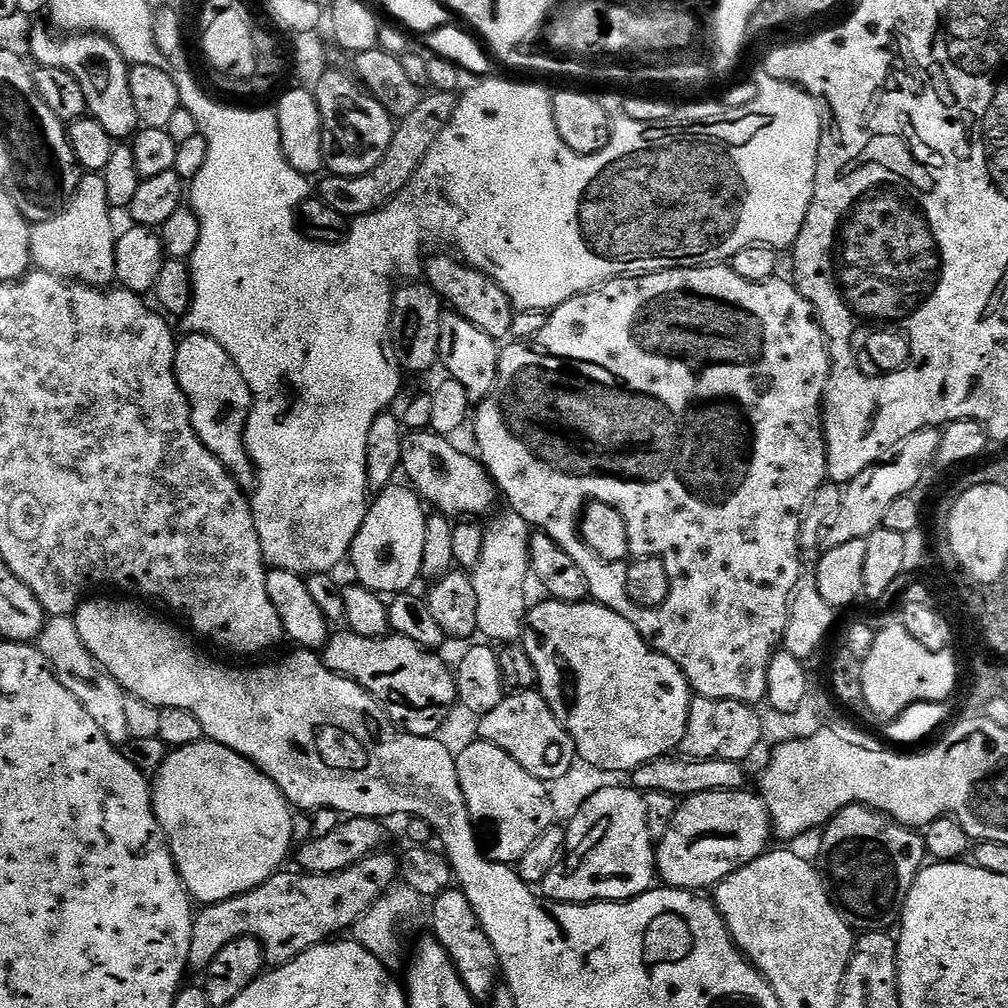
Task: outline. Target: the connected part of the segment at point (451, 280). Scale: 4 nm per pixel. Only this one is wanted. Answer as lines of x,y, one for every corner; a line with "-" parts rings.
429,255
422,264
422,276
426,283
440,295
441,301
448,304
453,313
466,322
478,326
482,334
490,334
490,338
497,342
504,342
511,337
511,323
514,322
517,309
513,308
506,290
494,282
485,272
480,272
476,268
471,268
463,260
452,256
432,256

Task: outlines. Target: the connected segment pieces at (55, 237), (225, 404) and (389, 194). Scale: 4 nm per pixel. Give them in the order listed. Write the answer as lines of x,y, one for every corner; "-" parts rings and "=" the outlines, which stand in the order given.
85,175
76,188
75,196
62,211
46,222
31,225
33,265
39,271
60,276
63,280
79,280
93,286
111,285
116,275
113,249
118,235
117,229
112,229
111,215
103,175
=
188,334
177,343
176,346
176,377
180,383
180,389
186,394
188,404
192,408
192,425
198,434
198,438
226,466
226,470
236,479
240,487
248,490
256,483
256,469
252,467
252,460
248,457
248,448
244,445
244,431
248,425
248,416
252,412
252,391
246,386
246,378
234,366
230,354
214,342
209,336
=
429,91
421,95
418,107
412,113
399,117
398,127
392,133
392,141
378,166
361,176
325,175
320,184
318,198
326,202
326,206
338,210
338,214
355,218
376,212
393,200
404,187
414,178
418,166
422,166
422,158
430,154
430,146
446,130
450,118
454,118
454,110
458,103
456,92

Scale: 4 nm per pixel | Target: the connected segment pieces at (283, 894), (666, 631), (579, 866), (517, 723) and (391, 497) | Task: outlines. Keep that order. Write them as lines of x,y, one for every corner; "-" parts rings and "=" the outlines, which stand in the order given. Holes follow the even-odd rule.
384,855
368,856
347,868
345,872
335,872
329,876
309,876
296,870
291,870
292,872
281,870
265,884
246,894
238,894
229,900
201,907
195,913
192,922
188,968
208,969
210,962
214,962
214,954
218,954
218,950
222,950
226,942
234,942
234,938
243,936
254,938
262,946
265,965
281,968
283,964
288,964
294,958
298,958
298,954
310,950
315,944
323,944
331,941
337,934
347,933
357,918
363,916
389,888
397,883
397,857
=
701,266
701,267
699,267
699,268
667,268
667,269
666,269
666,270
662,270
662,271
661,271
661,272
646,272
646,273
643,273
643,274
641,274
641,275
638,275
638,276
617,276
617,277
616,277
616,279
614,279
614,280
607,280
607,282
606,282
606,283
605,283
605,284
602,284
602,285
600,285
600,287
598,287
598,288
593,288
593,289
592,289
592,291
590,291
590,292
583,292
583,294
582,294
582,295
581,295
581,296
575,296
575,297
574,297
574,298
570,298
570,299
569,299
569,300
568,300
568,301
566,301
566,302
565,302
565,303
564,303
564,304
559,304
559,305
558,305
558,307
557,307
557,308
554,308
554,309
551,309
551,312
550,312
550,315
549,315
549,316
548,316
548,321
547,321
547,322
546,322
546,326
543,326
543,328
542,328
542,330
540,330
540,331
538,331
538,334
534,334
534,336
533,336
533,337
530,337
530,338
529,338
529,339
528,339
528,340
517,340
517,341
515,341
515,342
508,342
508,343
505,343
505,344
504,344
504,345
503,345
503,347
501,347
501,348
500,348
500,361
499,361
499,362
498,362
498,378
497,378
497,379
496,379
496,381
495,381
495,382
494,382
494,386
493,386
493,387
492,387
492,389
491,389
491,390
490,390
490,394
489,394
489,395
488,395
488,397
486,397
486,399
484,399
484,400
481,400
481,401
479,401
479,404
478,404
478,407
477,407
477,408
480,408
480,409
478,409
478,410
477,410
477,412
476,412
476,409
475,409
475,412
474,412
474,424
475,424
475,420
476,420
476,425
474,425
474,431
475,431
475,432
476,432
476,434
477,434
477,440
478,440
478,447
479,447
479,449
480,449
480,451
481,451
481,452
480,452
480,457
479,457
479,461
480,461
480,463
481,463
481,464
483,464
483,465
484,465
484,468
485,468
485,470
487,470
487,471
488,471
488,474
489,474
489,476
491,476
491,478
492,478
492,480
493,480
493,481
494,481
494,482
495,482
495,483
496,483
496,486
497,486
497,489
498,489
498,492
499,492
499,495
500,495
500,496
501,496
501,497
503,497
503,499
504,499
504,496
505,496
505,498
506,498
506,499
508,499
508,505
507,505
507,507
508,507
508,508
509,508
509,509
511,509
511,511
514,511
514,512
517,512
517,514
518,514
518,515
519,515
519,516
521,516
521,517
522,517
522,518
526,518
526,522
527,522
527,523
528,523
528,524
529,524
529,525
530,525
530,526
531,526
531,527
532,527
532,528
533,528
533,529
536,529
536,530
539,530
539,531
542,531
542,532
545,532
545,534
547,534
547,535
548,535
548,536
549,536
549,537
550,537
550,538
554,538
554,542
558,542
558,546
562,546
562,550
566,550
566,554
570,554
570,558
574,558
574,562
578,562
578,570
582,570
582,574
586,574
586,582
587,582
587,583
588,583
588,591
589,591
589,593
590,593
590,596
591,596
591,599
592,599
592,600
593,600
593,601
595,601
595,603
598,603
598,604
601,604
601,605
602,605
602,606
606,606
606,607
607,607
607,608
609,608
609,609
610,609
610,610
614,610
614,611
615,611
615,612
617,612
617,613
618,613
618,614
622,614
622,618
626,618
626,622
630,622
630,623
631,623
631,624
632,624
632,625
634,625
634,626
635,626
635,627
636,627
636,628
637,628
637,630
639,630
639,632
641,632
641,634
643,634
643,635
644,635
644,640
645,640
645,641
646,641
646,642
647,642
647,644
648,644
648,645
649,645
649,646
651,646
651,648
653,648
653,649
654,649
654,650
655,650
655,652
660,652
660,653
661,653
661,654
663,654
663,655
664,655
664,656
665,656
665,657
666,657
666,658
670,658
670,662
674,662
674,663
675,663
675,664
677,664
677,666
678,666
678,667
680,667
680,669
681,669
681,670
682,670
682,674
683,674
683,675
684,675
684,676
685,676
685,678
687,678
687,679
688,679
688,684
689,684
689,686
691,686
691,688
692,688
692,690
693,690
693,693
695,693
695,695
696,695
696,696
705,696
705,697
706,697
706,698
714,698
714,699
715,699
715,700
737,700
737,701
738,701
738,702
742,702
742,703
743,703
743,704
751,704
751,705
753,705
753,706
756,706
756,705
759,705
759,703
758,703
758,702
759,702
759,700
760,700
760,703
761,703
761,701
763,701
763,700
764,700
764,699
765,699
765,697
767,697
767,695
768,695
768,683
767,683
767,682
766,682
766,670
767,670
767,669
768,669
768,667
769,667
769,666
770,666
770,662
771,662
771,661
772,661
772,654
773,654
773,652
775,652
775,651
777,651
777,649
779,649
779,648
780,648
780,647
781,647
781,644
782,644
782,641
783,641
783,639
784,639
784,631
785,631
785,630
786,630
786,626
787,626
787,625
788,625
788,609
789,609
789,607
790,607
790,605
791,605
791,603
792,603
792,595
793,595
793,594
795,594
795,592
796,592
796,584
797,584
797,583
798,583
798,581
800,581
800,573
801,573
801,571
802,571
802,565
800,565
800,515
802,515
802,514
803,514
803,512
804,512
804,507
806,507
806,506
807,506
807,504
808,504
808,499
810,499
810,498
811,498
811,496
812,496
812,495
814,495
814,494
815,494
815,492
816,492
816,491
818,491
818,490
819,490
819,488
820,488
820,487
822,487
822,486
823,486
823,484
826,484
826,481
827,481
827,480
828,480
828,444
827,444
827,442
826,442
826,441
824,441
824,422
823,422
823,419
822,419
822,405
823,405
823,403
824,403
824,392
825,392
825,390
827,390
827,389
828,389
828,375
829,375
829,374
831,374
831,373
832,373
832,357
831,357
831,356
829,356
829,355
828,355
828,342
827,342
827,340
825,340
825,339
824,339
824,329
823,329
823,328
821,328
821,327
820,327
820,322
819,322
819,320
817,320
817,319
816,319
816,311
815,311
815,310
813,310
813,309
812,309
812,303
811,303
811,302
809,302
809,301
808,301
808,300
807,300
807,298
806,298
806,297
805,297
805,296
803,296
803,295
802,295
802,293
801,293
801,292
800,292
800,290
799,290
799,288
797,288
797,287
796,287
796,285
795,285
795,283
792,283
792,282
789,282
789,281
788,281
788,284
787,284
787,282
786,282
786,281
784,281
784,280
780,280
780,279
781,279
781,278
773,278
773,279
771,279
771,280
767,280
767,281
766,281
766,282
762,282
762,283
761,283
761,284
759,284
759,283
758,283
758,282
746,282
746,278
738,278
738,274
734,274
734,273
733,273
733,272
732,272
732,270
731,270
731,267
728,267
728,266
-
592,504
606,504
606,506
610,506
610,507
613,507
613,508
614,508
614,510
618,510
618,512
619,512
619,513
620,513
620,514
622,514
622,518
624,518
624,519
625,519
625,522
626,522
626,531
627,531
627,533
628,533
628,535
629,535
629,538
627,538
627,540
626,540
626,550
624,550
624,554
622,554
622,556
618,556
618,558
608,558
608,556
604,556
604,554
600,554
600,552
592,552
592,556
590,556
590,554
588,554
588,552
586,552
586,554
584,554
584,548
582,548
582,546
586,546
586,548
590,548
590,546
588,546
588,544
586,544
586,540
584,540
584,538
586,538
586,536
585,536
585,534
582,534
582,533
581,533
581,532
580,532
580,524
581,524
581,523
582,523
582,522
584,522
584,521
585,521
585,518
582,518
582,514
586,514
586,510
588,510
588,509
590,509
590,507
592,507
=
631,786
602,789
593,794
578,811
577,816
566,824
562,855
545,874
542,892
545,892
543,895
549,901
558,904
623,902
649,891
657,876
656,848
646,822
646,802
643,795
=
516,690
505,695
494,710
480,717
479,739
506,750
522,770
545,782
562,778
578,758
570,734
536,690
=
403,487
385,488
369,503
366,518
352,543
350,565
356,571
355,579
372,592
404,594
415,580
421,579
429,513
424,512
421,497
411,487

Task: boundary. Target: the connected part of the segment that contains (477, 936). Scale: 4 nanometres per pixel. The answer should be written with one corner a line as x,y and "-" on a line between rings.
453,886
434,897
431,904
431,935
436,937
446,954
450,954
466,990
470,990
477,1002
487,1001
498,986
498,977
501,975
500,959
496,956
490,938
486,938
486,930
482,930
482,922
478,922
478,914
474,914
474,906
470,906
470,898
466,898
459,887

